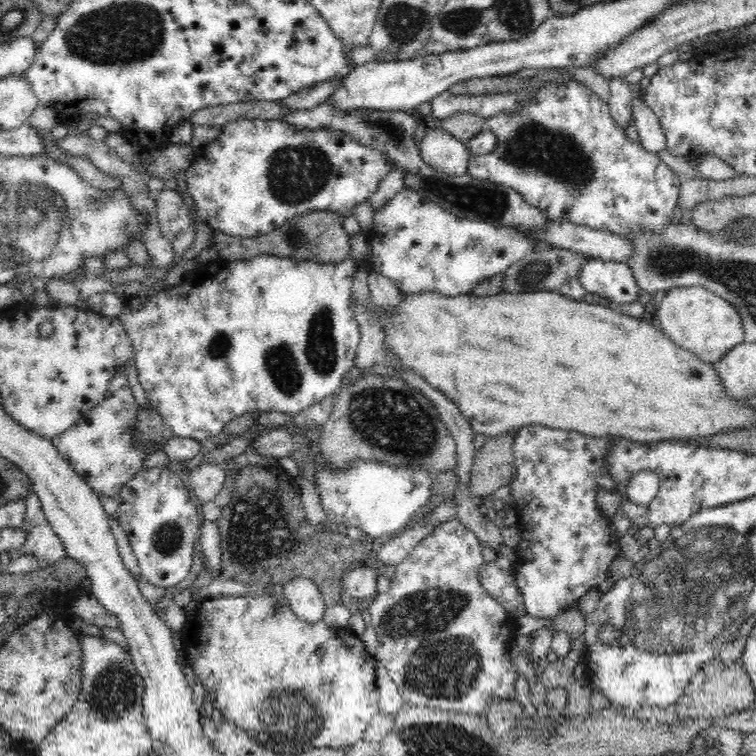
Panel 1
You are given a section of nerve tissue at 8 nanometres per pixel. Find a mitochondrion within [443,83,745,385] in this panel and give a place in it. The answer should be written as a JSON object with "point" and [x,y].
{"point":[533,147]}

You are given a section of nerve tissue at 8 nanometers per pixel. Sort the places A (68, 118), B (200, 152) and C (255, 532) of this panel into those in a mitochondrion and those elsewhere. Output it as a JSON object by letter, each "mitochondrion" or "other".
{"A":"other","B":"other","C":"mitochondrion"}

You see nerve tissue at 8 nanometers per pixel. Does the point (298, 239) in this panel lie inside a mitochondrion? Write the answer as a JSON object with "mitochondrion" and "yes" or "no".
{"mitochondrion":"yes"}

